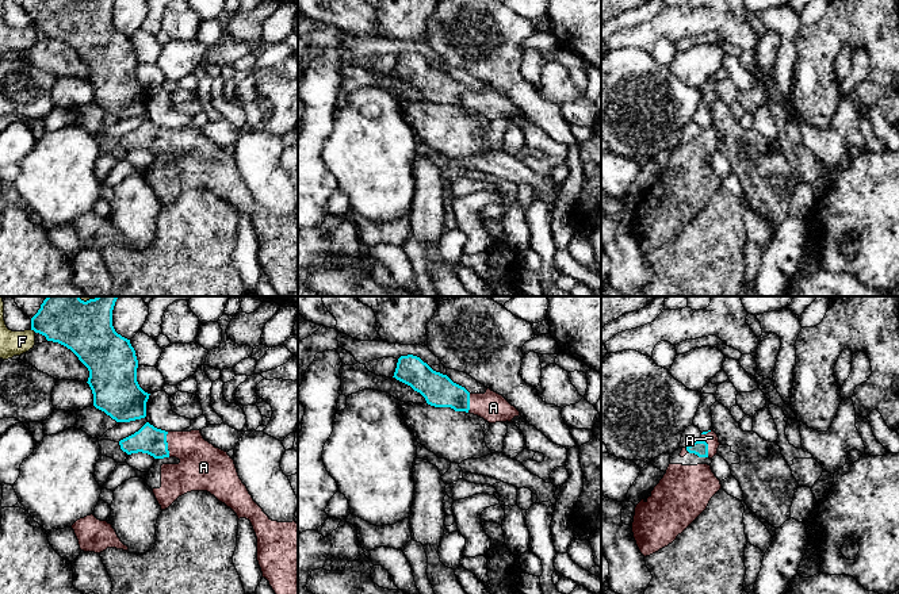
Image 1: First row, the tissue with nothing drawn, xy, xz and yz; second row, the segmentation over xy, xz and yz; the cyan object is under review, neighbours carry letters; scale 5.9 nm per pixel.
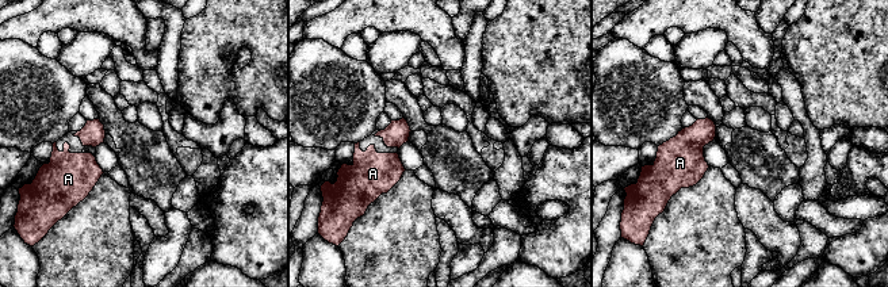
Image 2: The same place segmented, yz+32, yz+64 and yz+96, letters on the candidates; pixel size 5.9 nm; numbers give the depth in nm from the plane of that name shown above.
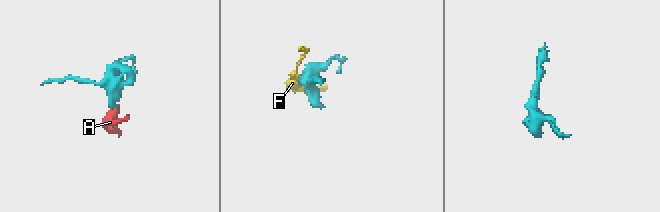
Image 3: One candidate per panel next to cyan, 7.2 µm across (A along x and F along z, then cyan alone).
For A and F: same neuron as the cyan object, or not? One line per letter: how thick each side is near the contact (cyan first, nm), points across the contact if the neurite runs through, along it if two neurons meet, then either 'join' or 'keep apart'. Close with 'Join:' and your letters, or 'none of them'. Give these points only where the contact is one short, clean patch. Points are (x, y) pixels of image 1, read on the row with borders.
A: calibres 160 and 280 nm; way xy (150, 440), (167, 444), (179, 444), (202, 467); join
F: calibres 300 and 140 nm; keep apart
Join: A

